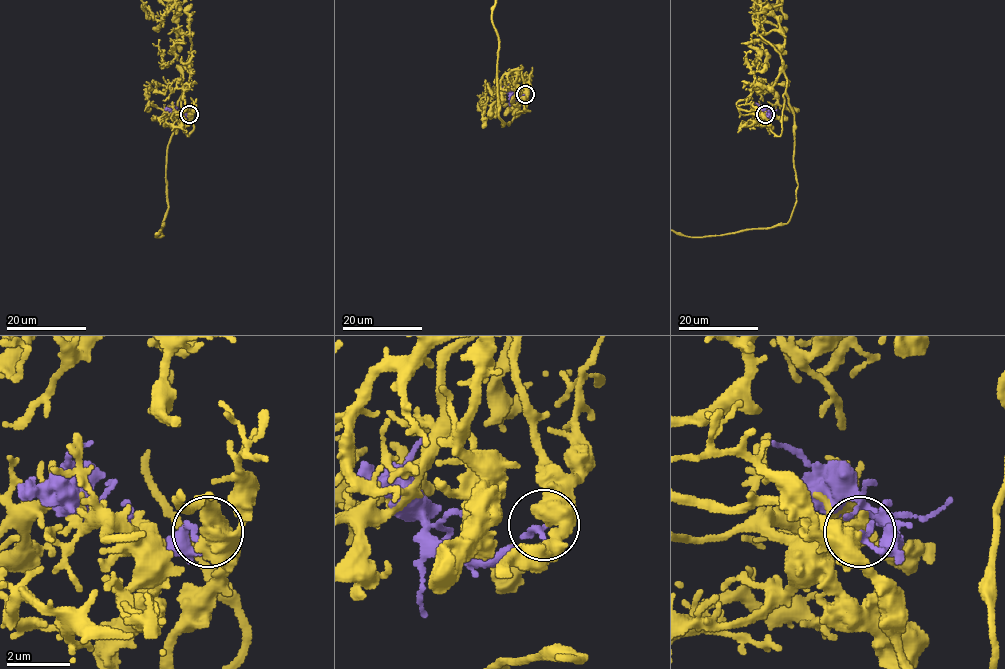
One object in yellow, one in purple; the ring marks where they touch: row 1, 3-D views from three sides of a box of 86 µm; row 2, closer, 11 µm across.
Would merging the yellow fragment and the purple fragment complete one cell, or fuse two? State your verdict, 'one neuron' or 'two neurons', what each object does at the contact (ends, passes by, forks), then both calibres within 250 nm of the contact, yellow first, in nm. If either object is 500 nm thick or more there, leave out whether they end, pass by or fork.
two neurons; 700 nm thick on the yellow side, 190 nm on the other

